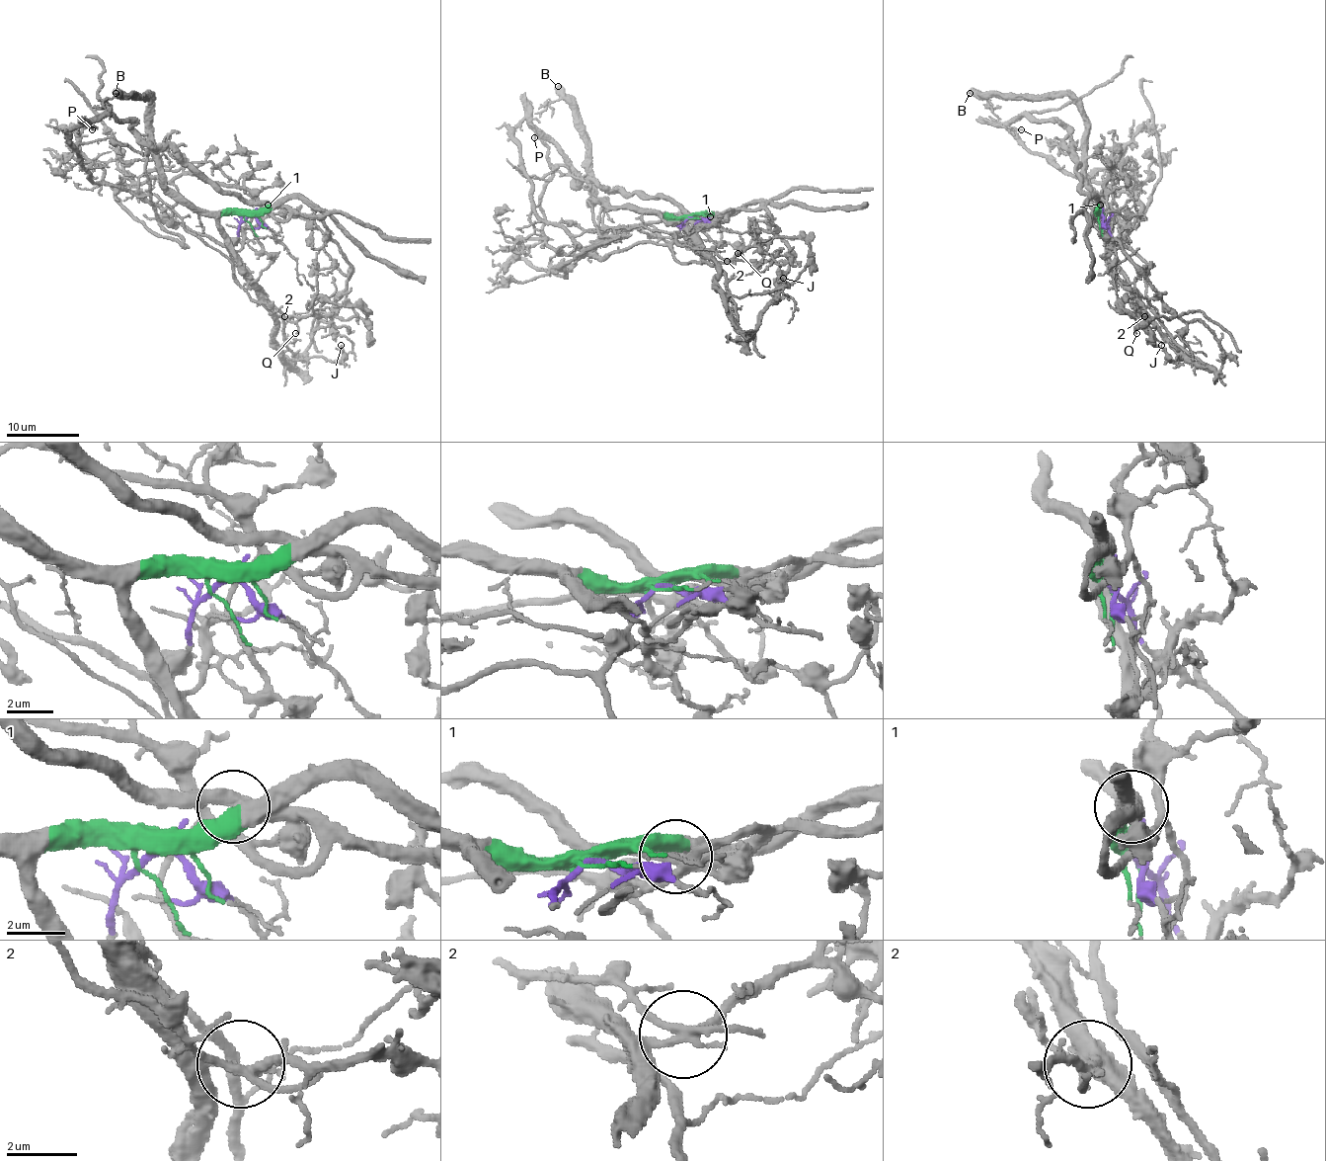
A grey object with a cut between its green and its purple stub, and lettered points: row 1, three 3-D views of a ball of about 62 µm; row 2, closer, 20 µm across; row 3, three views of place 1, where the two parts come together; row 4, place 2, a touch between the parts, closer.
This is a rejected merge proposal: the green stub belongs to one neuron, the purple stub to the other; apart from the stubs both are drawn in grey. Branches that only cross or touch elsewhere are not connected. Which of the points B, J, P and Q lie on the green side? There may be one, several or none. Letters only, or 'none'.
B, J, Q

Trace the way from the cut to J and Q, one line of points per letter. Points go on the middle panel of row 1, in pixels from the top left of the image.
J: (689, 216), (662, 214), (708, 254), (717, 265), (717, 284), (733, 296), (777, 290), (784, 278)
Q: (689, 216), (662, 214), (669, 221), (680, 225), (719, 262), (732, 260), (739, 253)

